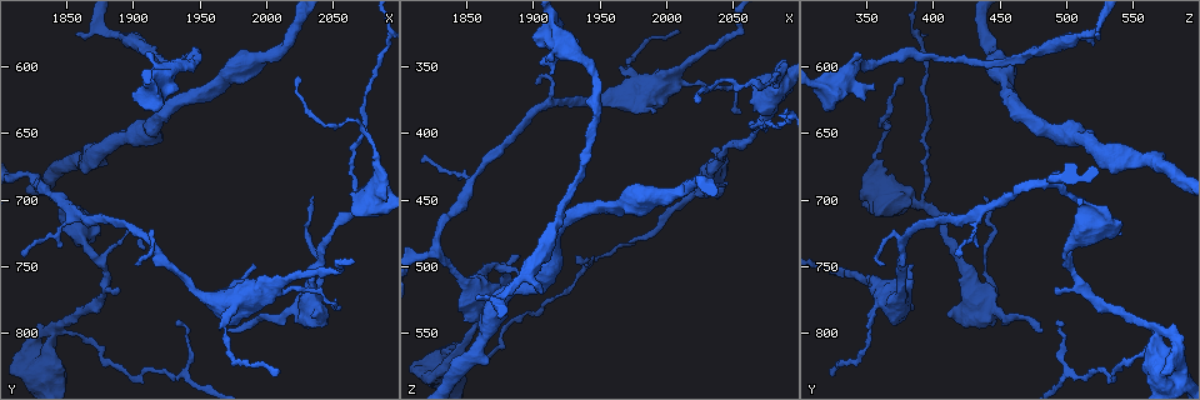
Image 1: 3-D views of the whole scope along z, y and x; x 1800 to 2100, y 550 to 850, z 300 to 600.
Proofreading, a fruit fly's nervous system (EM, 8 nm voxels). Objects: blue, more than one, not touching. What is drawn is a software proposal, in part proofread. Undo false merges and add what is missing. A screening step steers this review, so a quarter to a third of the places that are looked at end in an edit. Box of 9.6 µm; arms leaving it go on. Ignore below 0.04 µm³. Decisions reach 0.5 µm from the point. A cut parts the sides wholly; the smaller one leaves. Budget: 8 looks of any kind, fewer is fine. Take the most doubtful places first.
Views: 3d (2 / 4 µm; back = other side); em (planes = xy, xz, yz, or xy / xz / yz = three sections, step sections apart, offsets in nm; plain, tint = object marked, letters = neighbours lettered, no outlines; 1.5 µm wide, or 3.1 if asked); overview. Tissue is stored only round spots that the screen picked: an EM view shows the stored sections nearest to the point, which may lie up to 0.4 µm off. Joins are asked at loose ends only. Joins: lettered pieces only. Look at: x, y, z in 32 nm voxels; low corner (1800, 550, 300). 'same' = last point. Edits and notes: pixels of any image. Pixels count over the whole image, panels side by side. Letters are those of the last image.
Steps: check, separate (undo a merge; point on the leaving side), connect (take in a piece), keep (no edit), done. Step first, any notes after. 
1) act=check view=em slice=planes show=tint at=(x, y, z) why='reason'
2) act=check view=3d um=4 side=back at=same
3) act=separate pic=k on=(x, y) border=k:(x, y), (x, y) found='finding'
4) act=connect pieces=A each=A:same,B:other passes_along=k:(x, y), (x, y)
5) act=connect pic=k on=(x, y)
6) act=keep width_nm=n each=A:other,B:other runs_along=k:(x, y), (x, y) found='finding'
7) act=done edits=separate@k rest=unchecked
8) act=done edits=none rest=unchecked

act=check view=3d um=4 at=(1972, 800, 484) why='free end'

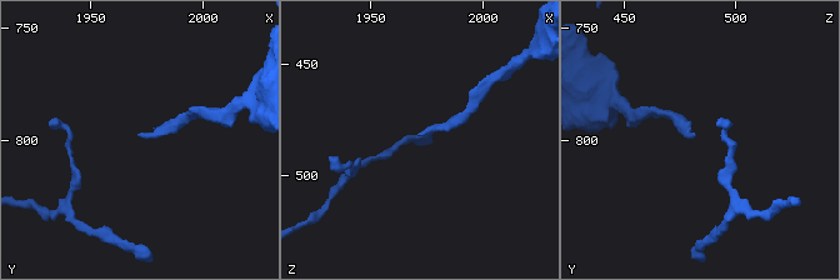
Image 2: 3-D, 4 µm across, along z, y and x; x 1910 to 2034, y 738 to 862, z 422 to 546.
act=check view=em slice=xz step=8 show=tint at=(1973, 797, 483)

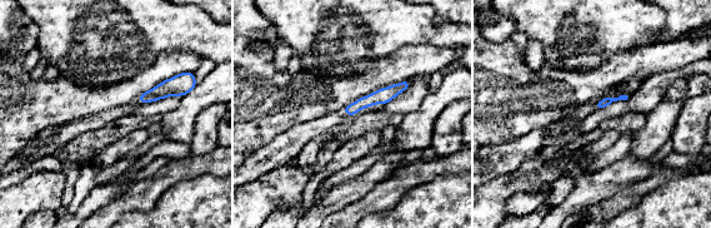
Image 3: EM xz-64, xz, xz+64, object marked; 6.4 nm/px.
act=check view=em slice=planes show=letters at=same

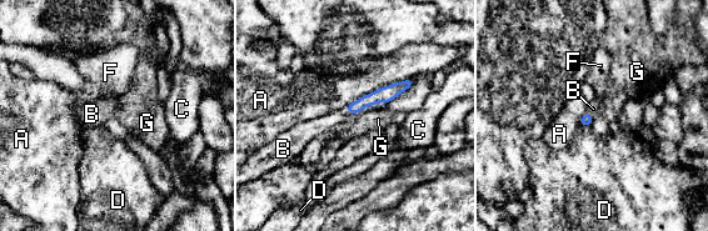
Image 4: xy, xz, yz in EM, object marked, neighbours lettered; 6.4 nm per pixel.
act=connect pieces=B each=A:other,B:same,C:other,D:other,F:other,G:other found='the neuron continues'

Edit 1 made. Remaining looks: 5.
act=check view=overview why='see it whole again'

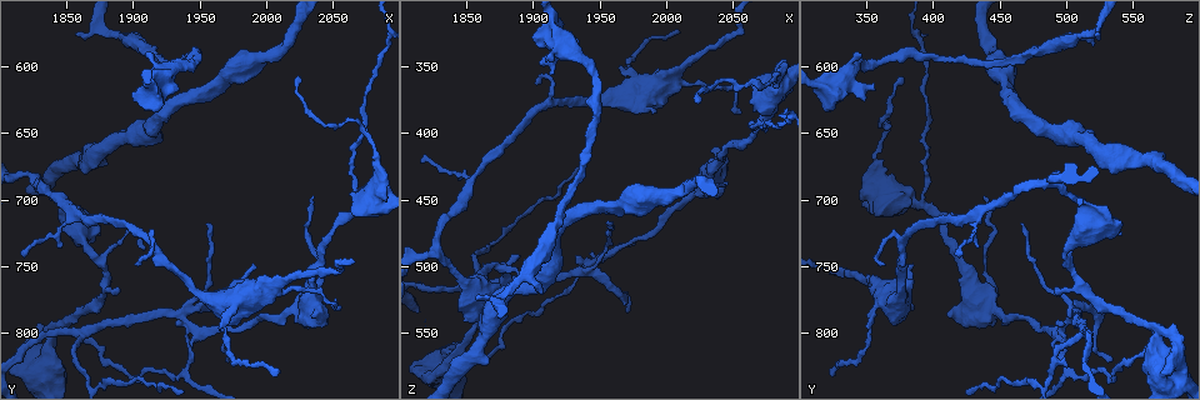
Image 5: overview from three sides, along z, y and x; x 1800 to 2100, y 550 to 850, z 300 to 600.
act=check view=em slice=planes show=letters at=(1860, 576, 526)

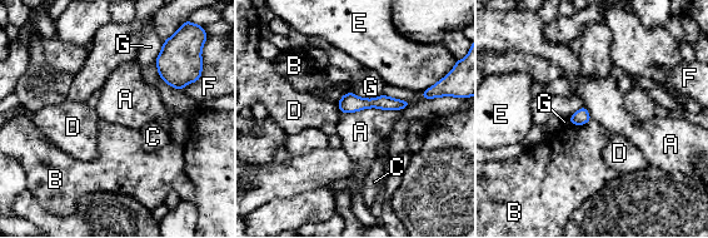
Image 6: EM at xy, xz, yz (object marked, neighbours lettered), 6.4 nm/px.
act=keep each=A:other,B:other,C:other,D:other,E:other,F:other,G:other runs_along=6:(403, 103), (348, 103), (342, 107) found='no lettered piece goes on from it'

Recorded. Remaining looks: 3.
act=check view=em slice=xy step=4 show=tint at=(1944, 766, 374) why='calibre changes'

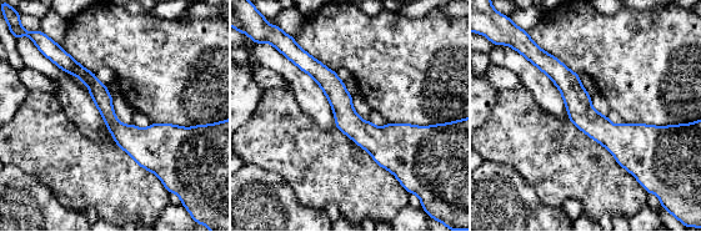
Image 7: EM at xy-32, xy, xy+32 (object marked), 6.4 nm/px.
act=check view=em slice=planes show=letters at=same why='another direction'

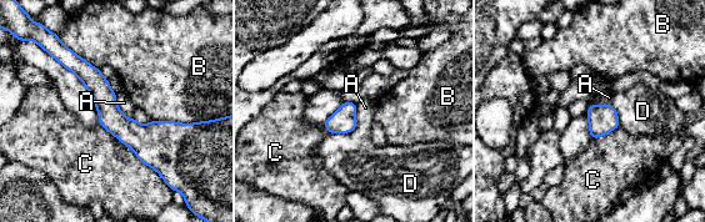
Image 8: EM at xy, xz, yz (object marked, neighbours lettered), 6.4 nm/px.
act=keep longest_contact=C:500nm each=A:other,B:other,C:other,D:other border=8:(115, 94), (116, 106), (131, 119) found='continuous, no second neuron'

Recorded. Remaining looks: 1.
act=done edits=connect@4 rest=unchecked

